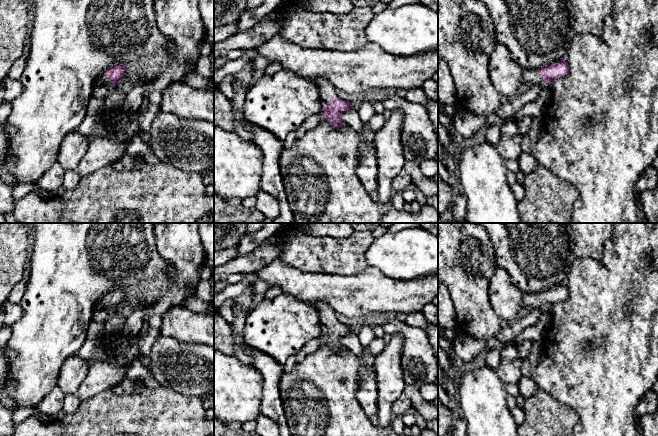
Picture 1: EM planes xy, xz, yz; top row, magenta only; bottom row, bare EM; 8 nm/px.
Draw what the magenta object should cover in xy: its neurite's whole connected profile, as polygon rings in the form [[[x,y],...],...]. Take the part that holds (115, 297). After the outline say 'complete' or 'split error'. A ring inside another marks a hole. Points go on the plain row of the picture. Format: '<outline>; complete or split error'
[[[113,289],[101,298],[93,309],[93,313],[100,309],[115,309],[120,306],[125,296],[125,289]]]; split error

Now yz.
[[[566,283],[542,291],[538,295],[525,294],[522,300],[522,314],[530,310],[552,307],[556,303],[566,300],[568,297],[569,289]]]; split error

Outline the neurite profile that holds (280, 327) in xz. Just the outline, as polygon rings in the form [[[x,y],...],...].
[[[282,293],[271,299],[265,298],[253,306],[246,317],[243,336],[249,347],[284,365],[290,356],[296,355],[310,340],[323,335],[324,329],[313,305]]]

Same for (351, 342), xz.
[[[354,329],[350,334],[345,335],[341,339],[341,344],[350,352],[362,356],[363,346],[361,345],[359,338],[357,336],[356,330]]]

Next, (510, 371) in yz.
[[[501,359],[497,373],[504,384],[517,384],[522,377],[522,360]]]

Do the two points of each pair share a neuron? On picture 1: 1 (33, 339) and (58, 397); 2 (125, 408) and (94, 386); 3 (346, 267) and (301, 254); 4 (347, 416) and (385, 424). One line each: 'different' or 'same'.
1: different
2: different
3: same
4: different

